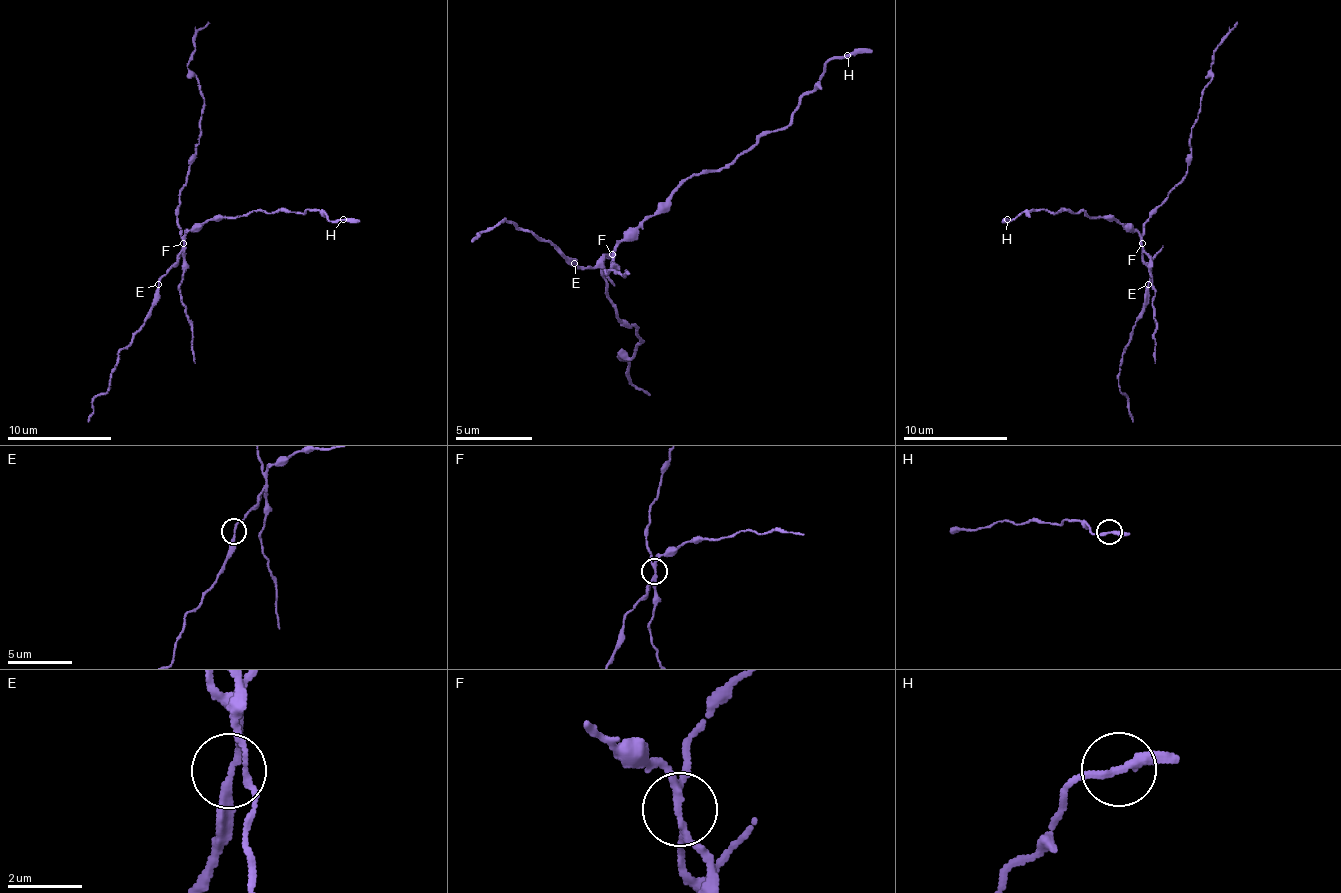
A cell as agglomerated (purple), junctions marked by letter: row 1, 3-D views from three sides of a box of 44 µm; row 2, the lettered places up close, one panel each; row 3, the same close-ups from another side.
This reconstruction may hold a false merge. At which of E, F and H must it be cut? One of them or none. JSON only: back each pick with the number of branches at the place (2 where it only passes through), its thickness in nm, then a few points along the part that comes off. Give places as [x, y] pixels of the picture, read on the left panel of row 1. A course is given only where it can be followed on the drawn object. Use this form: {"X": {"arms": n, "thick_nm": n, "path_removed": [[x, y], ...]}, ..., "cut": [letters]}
{"F": {"arms": 4, "thick_nm": 180, "path_removed": [[184, 242], [176, 214], [179, 190], [189, 172], [205, 109], [189, 57], [194, 34], [207, 21]]}, "cut": ["F"]}

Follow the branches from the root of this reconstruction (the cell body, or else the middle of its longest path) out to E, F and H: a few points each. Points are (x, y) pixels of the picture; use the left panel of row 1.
E: (179, 224), (184, 250), (158, 284)
F: (179, 224), (184, 242)
H: (179, 224), (184, 232), (197, 232), (210, 219), (306, 208), (322, 211), (332, 222), (343, 219)

